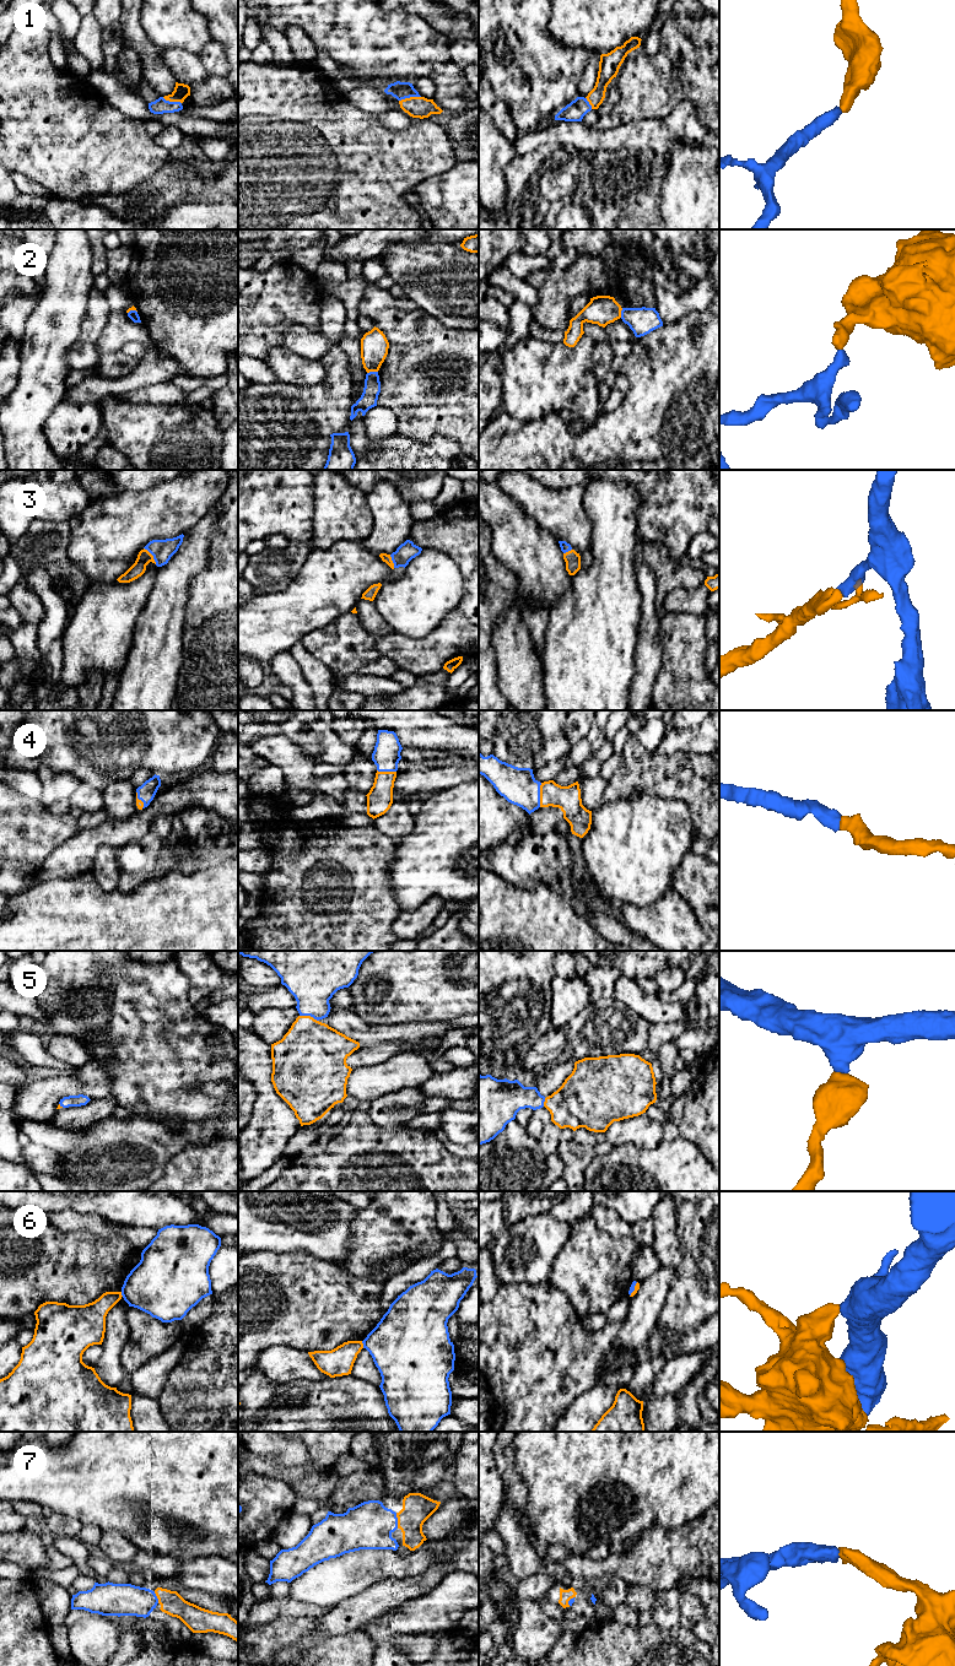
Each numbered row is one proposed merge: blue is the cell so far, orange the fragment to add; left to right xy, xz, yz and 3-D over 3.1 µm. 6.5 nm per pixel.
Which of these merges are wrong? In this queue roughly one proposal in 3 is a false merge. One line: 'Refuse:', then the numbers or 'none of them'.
Refuse: 2, 6

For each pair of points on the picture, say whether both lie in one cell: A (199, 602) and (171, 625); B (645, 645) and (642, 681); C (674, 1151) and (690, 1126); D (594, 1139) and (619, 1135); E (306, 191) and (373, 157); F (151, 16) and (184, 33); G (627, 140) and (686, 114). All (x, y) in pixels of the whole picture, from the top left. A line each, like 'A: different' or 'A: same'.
A: different
B: same
C: different
D: different
E: same
F: same
G: same

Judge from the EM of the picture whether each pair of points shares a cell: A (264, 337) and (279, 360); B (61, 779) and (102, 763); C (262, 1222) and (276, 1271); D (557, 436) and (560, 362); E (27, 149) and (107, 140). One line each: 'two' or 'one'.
A: two
B: two
C: two
D: two
E: one

